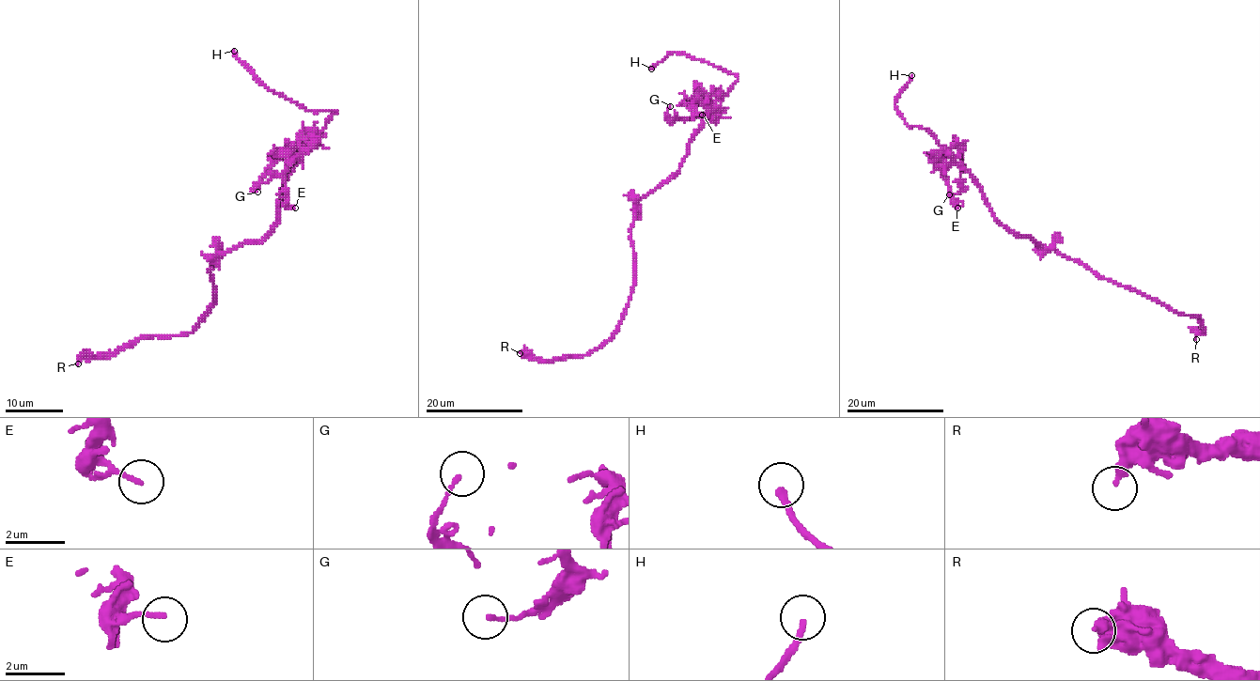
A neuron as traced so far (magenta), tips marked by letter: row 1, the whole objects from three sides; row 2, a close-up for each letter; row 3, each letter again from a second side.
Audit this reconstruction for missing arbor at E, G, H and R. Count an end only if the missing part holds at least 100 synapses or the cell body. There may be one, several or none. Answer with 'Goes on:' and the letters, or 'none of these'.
Goes on: H

